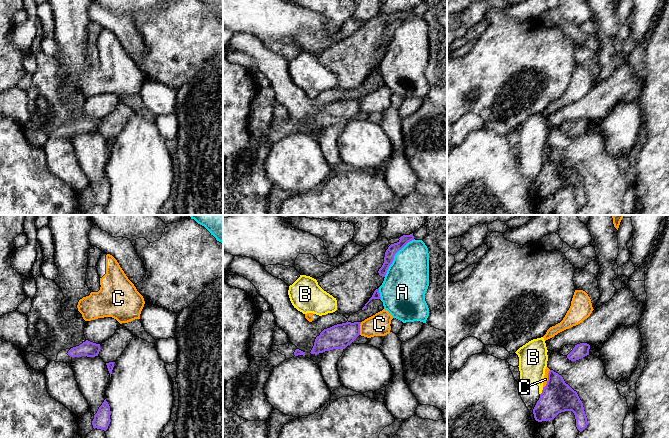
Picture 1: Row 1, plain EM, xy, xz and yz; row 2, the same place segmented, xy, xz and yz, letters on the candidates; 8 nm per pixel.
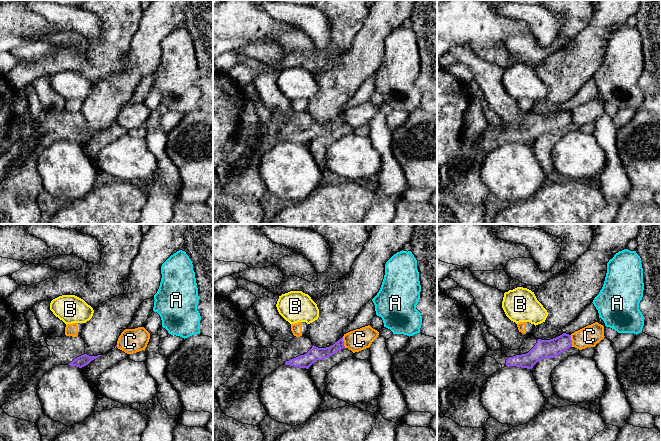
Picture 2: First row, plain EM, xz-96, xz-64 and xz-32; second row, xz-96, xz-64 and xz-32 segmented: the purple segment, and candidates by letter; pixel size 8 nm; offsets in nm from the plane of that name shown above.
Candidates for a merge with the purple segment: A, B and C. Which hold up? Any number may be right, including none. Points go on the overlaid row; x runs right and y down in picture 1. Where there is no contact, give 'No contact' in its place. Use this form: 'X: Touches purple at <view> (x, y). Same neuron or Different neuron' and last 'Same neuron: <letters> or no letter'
A: Touches purple at xz (394, 255). Different neuron
B: Touches purple at yz (542, 391). Different neuron
C: Touches purple at yz (548, 379). Different neuron
Same neuron: no letter

